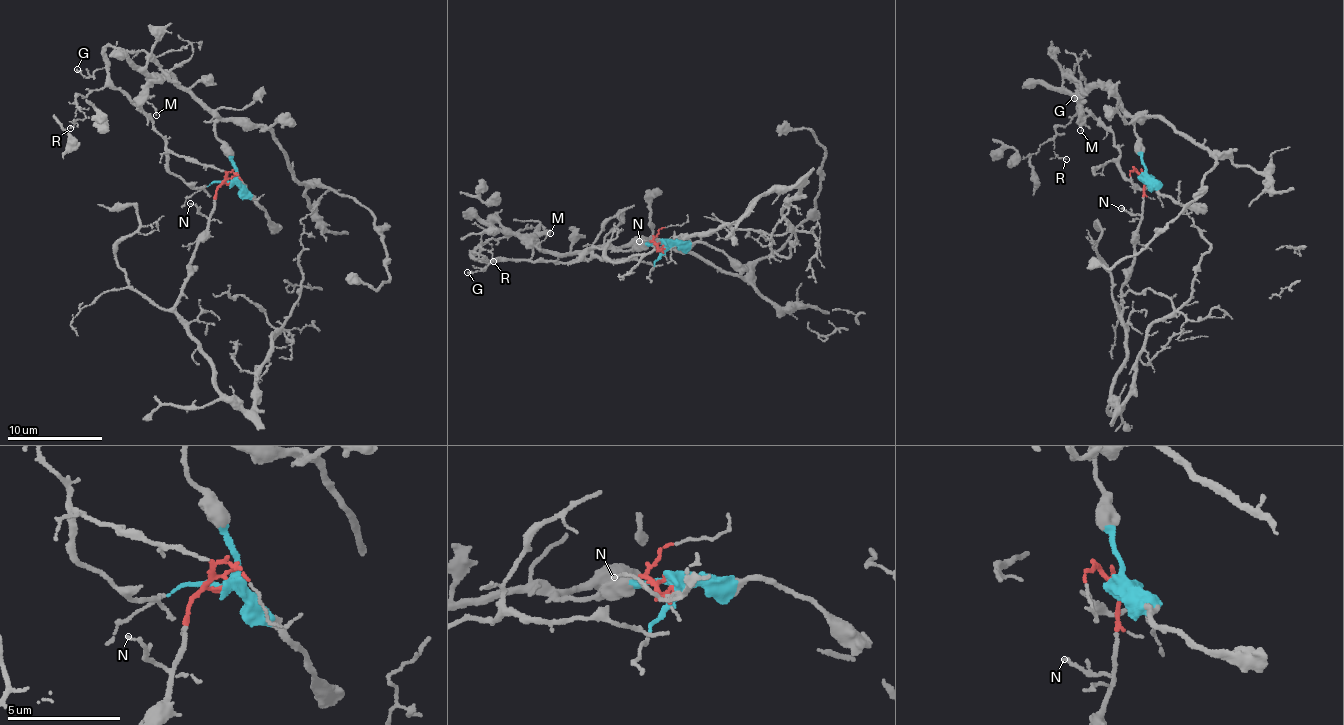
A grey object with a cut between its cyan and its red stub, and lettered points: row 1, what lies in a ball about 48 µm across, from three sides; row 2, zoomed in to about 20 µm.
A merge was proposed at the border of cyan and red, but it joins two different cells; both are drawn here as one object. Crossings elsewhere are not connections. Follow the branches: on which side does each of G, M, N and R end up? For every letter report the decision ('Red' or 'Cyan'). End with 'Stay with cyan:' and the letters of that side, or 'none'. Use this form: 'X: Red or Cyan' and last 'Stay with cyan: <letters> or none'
G: Cyan
M: Cyan
N: Red
R: Cyan
Stay with cyan: G, M, R

